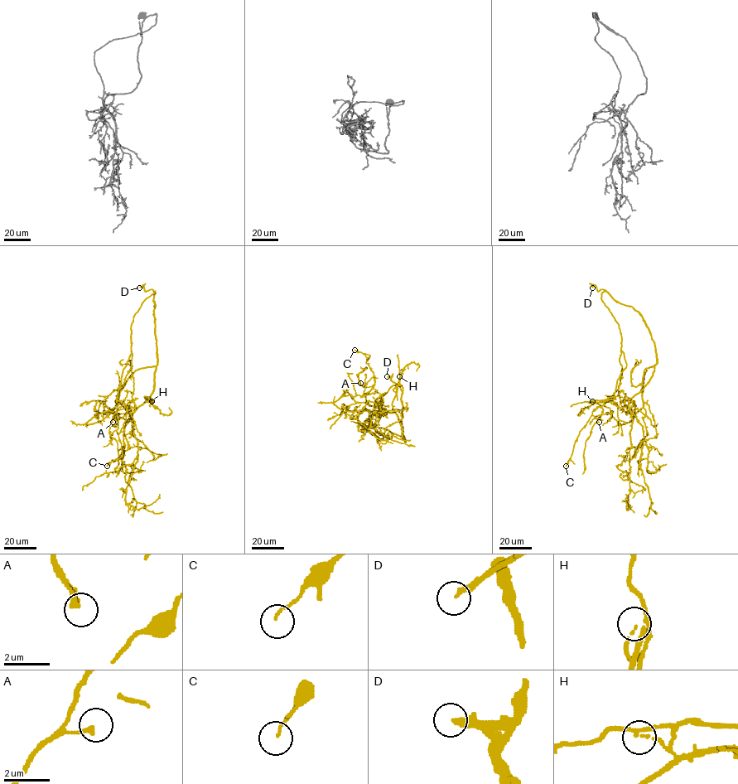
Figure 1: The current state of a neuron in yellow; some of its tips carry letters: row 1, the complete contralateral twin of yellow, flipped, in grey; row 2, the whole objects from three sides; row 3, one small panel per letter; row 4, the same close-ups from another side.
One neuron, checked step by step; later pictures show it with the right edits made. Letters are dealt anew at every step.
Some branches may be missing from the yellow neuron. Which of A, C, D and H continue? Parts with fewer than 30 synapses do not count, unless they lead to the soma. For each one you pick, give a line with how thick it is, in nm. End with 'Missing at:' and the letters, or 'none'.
D: 240 nm
Missing at: D

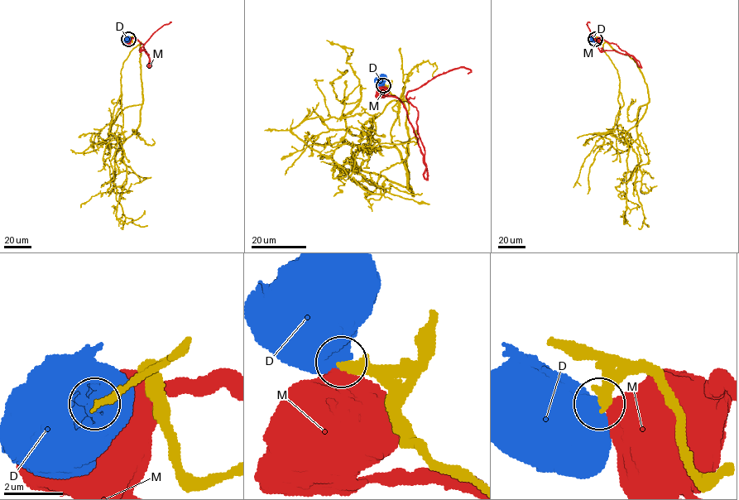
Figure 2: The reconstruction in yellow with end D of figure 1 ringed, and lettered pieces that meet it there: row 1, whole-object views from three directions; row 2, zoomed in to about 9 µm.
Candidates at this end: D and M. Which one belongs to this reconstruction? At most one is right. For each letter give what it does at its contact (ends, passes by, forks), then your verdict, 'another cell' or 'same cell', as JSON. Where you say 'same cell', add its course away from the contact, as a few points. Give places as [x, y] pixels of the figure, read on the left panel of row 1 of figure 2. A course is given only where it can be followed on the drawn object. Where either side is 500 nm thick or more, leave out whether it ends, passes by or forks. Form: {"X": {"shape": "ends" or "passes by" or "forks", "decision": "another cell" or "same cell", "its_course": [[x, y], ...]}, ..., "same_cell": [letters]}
{"D": {"decision": "same cell"}, "M": {"decision": "another cell"}, "same_cell": ["D"]}

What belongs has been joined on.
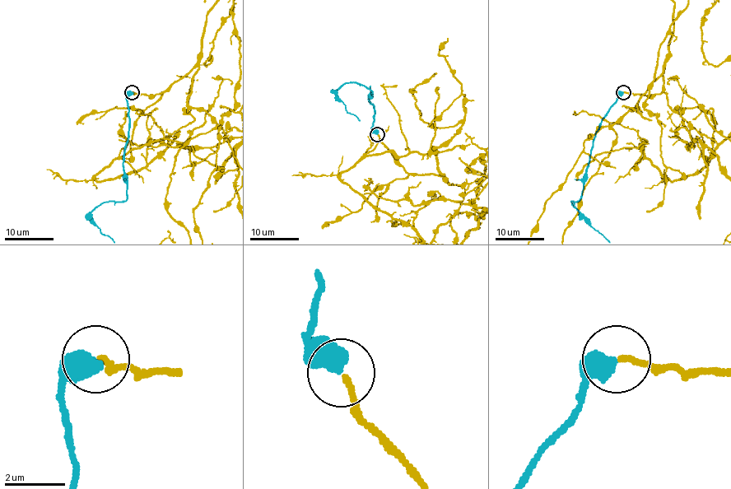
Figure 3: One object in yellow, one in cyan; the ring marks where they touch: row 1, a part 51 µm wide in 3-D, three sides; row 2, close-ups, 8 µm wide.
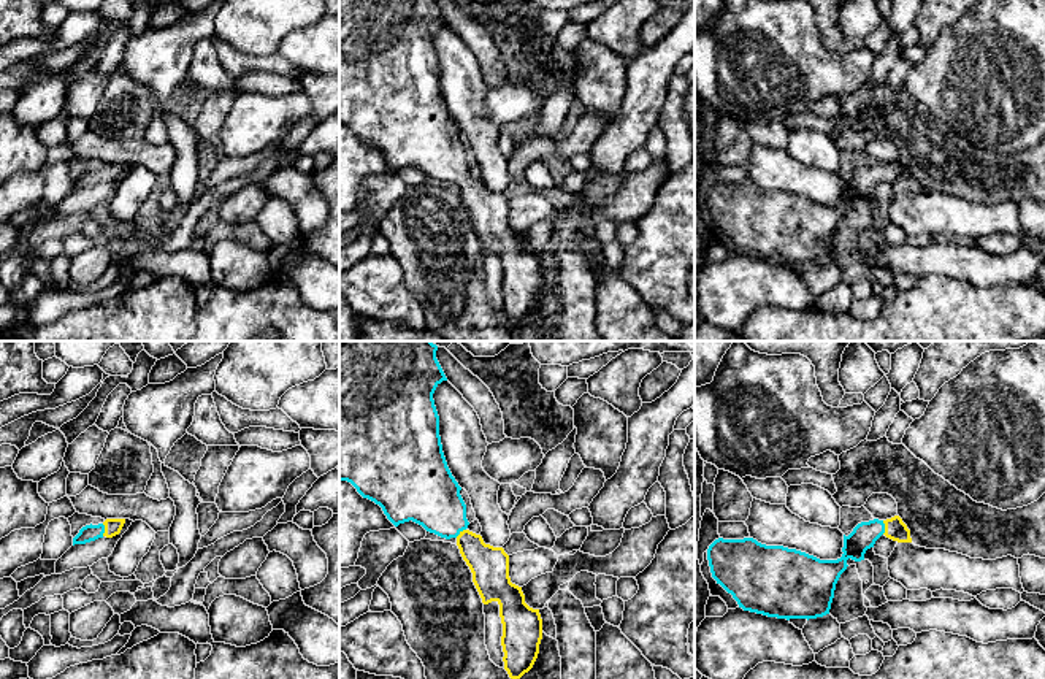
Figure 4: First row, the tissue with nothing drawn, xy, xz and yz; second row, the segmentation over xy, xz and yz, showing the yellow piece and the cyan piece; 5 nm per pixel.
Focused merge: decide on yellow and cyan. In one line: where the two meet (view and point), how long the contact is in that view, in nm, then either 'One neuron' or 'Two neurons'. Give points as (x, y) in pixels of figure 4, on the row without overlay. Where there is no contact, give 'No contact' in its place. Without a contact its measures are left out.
Touches yellow at yz (885, 172). Shared border 70 nm. One neuron

